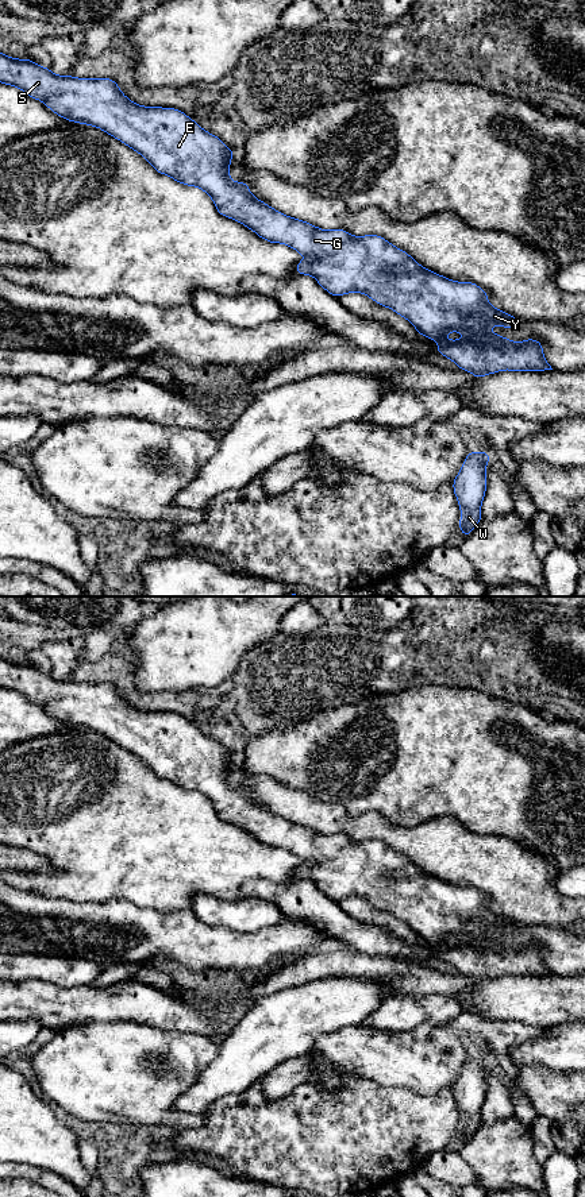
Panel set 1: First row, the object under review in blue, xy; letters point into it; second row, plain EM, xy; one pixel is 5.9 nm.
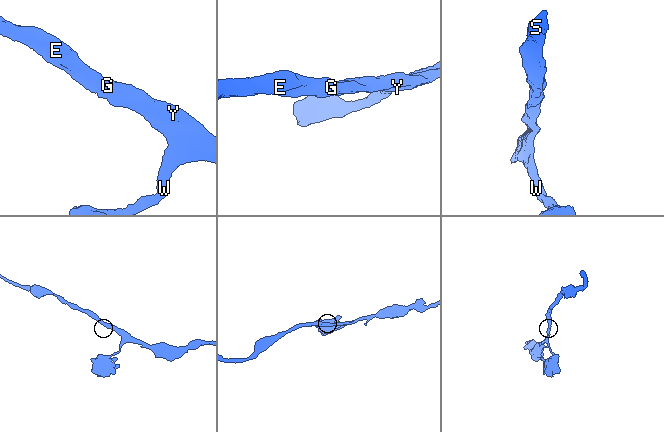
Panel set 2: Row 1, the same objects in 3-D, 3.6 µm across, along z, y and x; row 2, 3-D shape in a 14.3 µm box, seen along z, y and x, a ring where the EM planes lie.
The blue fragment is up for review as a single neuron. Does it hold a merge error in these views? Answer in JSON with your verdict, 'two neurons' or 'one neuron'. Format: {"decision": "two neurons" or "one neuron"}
{"decision": "one neuron"}

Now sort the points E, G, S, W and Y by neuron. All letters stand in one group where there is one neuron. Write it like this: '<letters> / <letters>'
E G S W Y

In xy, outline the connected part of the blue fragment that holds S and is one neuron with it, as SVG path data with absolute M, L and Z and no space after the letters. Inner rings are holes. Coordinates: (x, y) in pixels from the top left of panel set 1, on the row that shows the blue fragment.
M0 53L0 82L16 86L24 90L30 97L41 100L58 116L86 126L101 128L108 135L127 144L155 169L159 174L166 174L180 184L197 186L203 189L213 201L222 216L242 223L259 238L269 243L282 243L295 248L305 259L296 265L296 274L312 275L317 283L339 297L346 293L363 293L377 304L386 306L404 318L407 318L416 331L431 337L438 343L438 352L453 360L459 368L472 372L476 378L503 370L511 371L544 371L553 370L546 362L540 341L527 339L520 343L508 340L507 337L494 335L489 328L501 325L504 328L515 328L517 317L507 314L493 308L488 302L488 294L473 282L457 282L430 271L420 266L405 251L395 247L384 238L377 235L351 236L345 229L320 229L309 223L282 215L281 212L255 198L246 182L234 182L230 178L230 162L234 151L230 150L218 136L204 131L196 121L176 108L143 107L127 99L118 84L109 78L77 78L70 76L57 76L49 67L42 67L35 62L16 59ZM451 331L457 331L466 337L463 340L440 341L449 336Z

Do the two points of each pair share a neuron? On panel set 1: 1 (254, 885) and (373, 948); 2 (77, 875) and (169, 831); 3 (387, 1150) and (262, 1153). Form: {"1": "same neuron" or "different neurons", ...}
{"1": "same neuron", "2": "same neuron", "3": "same neuron"}

